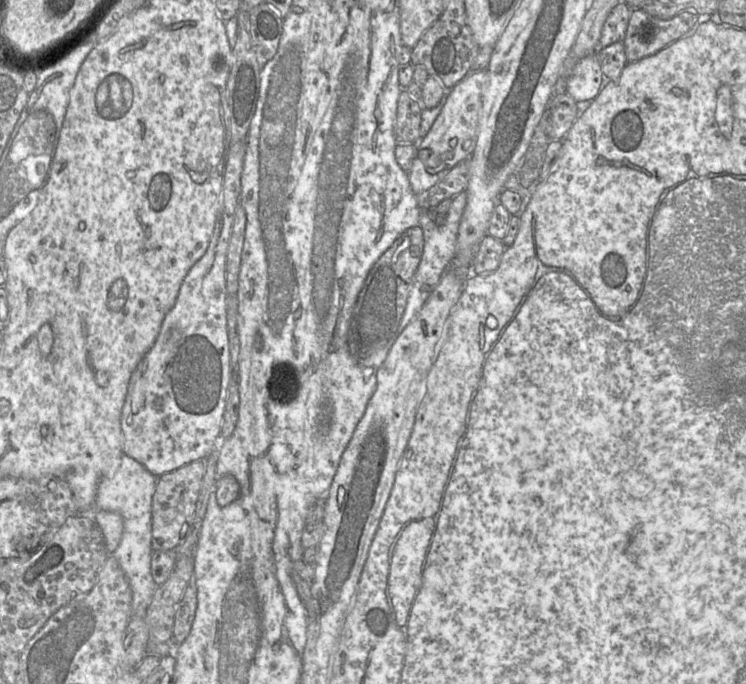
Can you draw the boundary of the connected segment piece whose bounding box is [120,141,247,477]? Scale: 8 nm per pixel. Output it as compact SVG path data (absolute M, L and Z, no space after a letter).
M241 141L231 144L225 165L224 183L222 188L222 196L219 203L219 214L215 222L211 239L203 255L192 266L187 275L185 276L182 285L178 291L175 302L171 310L166 315L161 326L159 335L144 358L140 361L135 371L133 372L129 385L127 387L127 394L123 403L120 415L120 429L122 434L122 451L139 463L141 463L151 474L156 477L161 477L164 474L170 473L182 466L185 466L193 461L205 459L213 451L217 451L217 447L221 440L221 429L223 416L226 408L226 398L229 383L232 373L232 363L229 350L229 339L227 331L227 288L226 288L226 260L230 237L232 233L232 225L234 221L235 211L240 204L241 195L241 175L243 170L244 157L246 153L246 143Z

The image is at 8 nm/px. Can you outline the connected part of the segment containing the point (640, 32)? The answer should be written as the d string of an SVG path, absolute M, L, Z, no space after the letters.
M641 8L632 10L632 14L623 40L628 63L636 62L666 48L693 30L702 20L695 12L683 11L669 19L659 19L649 15Z

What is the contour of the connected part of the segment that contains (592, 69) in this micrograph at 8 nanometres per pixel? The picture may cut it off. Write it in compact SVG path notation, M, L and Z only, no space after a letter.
M593 53L575 65L566 82L565 92L577 102L581 113L598 96L609 80L611 79L602 72L597 53Z

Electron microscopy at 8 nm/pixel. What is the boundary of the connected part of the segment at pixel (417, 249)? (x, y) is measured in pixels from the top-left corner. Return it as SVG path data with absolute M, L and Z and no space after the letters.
M420 226L407 229L369 269L351 310L347 328L350 355L363 360L383 348L398 329L405 310L409 287L423 253Z

